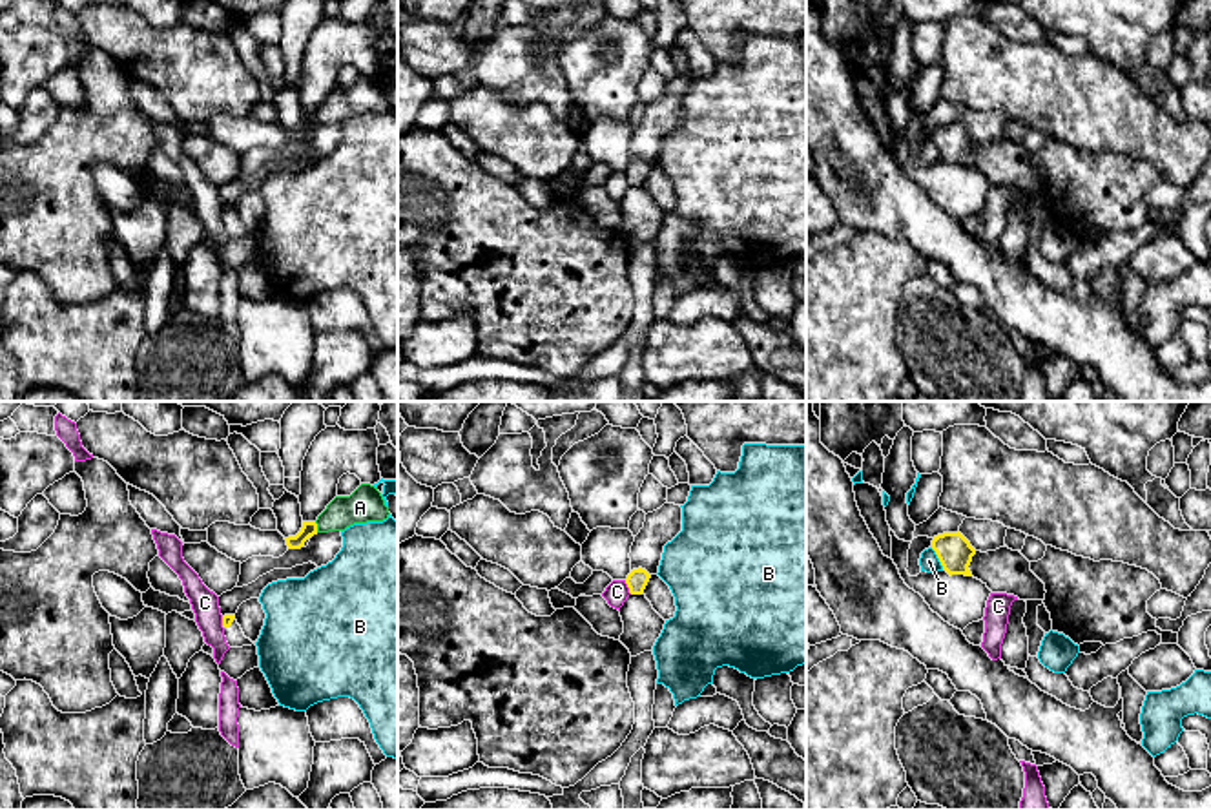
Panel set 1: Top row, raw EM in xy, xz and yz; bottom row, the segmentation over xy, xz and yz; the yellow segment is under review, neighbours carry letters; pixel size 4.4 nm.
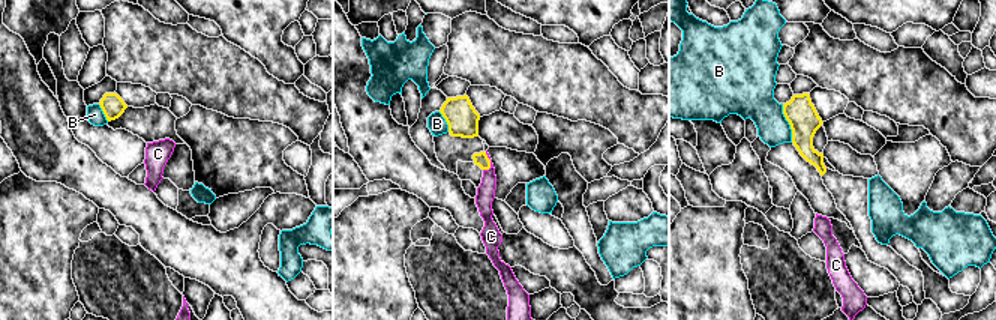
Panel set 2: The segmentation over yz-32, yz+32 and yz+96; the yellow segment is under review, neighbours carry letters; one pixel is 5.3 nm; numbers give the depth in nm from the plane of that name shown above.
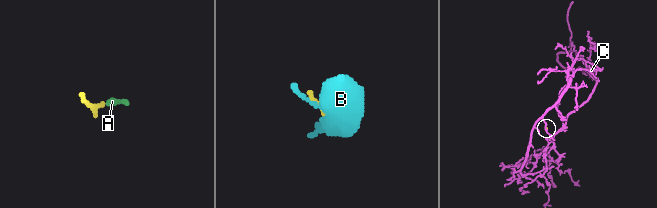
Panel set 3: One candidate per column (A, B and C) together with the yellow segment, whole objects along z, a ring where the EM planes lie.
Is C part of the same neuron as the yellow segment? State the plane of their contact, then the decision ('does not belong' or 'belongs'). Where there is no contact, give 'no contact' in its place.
xz | does not belong

